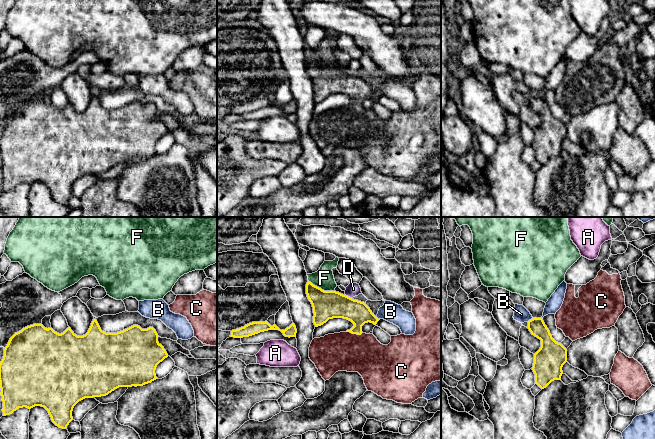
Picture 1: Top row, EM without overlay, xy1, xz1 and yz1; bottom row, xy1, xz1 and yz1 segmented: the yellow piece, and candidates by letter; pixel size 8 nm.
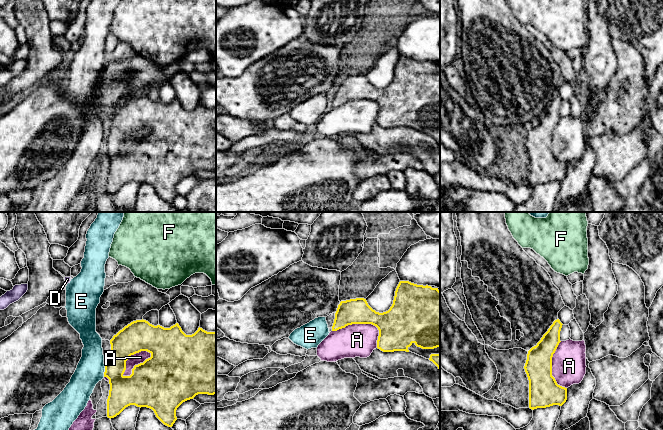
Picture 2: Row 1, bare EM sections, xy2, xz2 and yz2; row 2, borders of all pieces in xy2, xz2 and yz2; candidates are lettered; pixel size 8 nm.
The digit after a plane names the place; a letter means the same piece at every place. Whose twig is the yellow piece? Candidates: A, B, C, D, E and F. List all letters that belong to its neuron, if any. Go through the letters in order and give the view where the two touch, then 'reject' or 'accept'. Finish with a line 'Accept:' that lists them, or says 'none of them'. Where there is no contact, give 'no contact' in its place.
A: contact in xy2; reject
B: contact in yz1; reject
C: contact in xz1; accept
D: contact in xz1; reject
E: contact in xy2; reject
F: contact in xz1; reject
Accept: C

